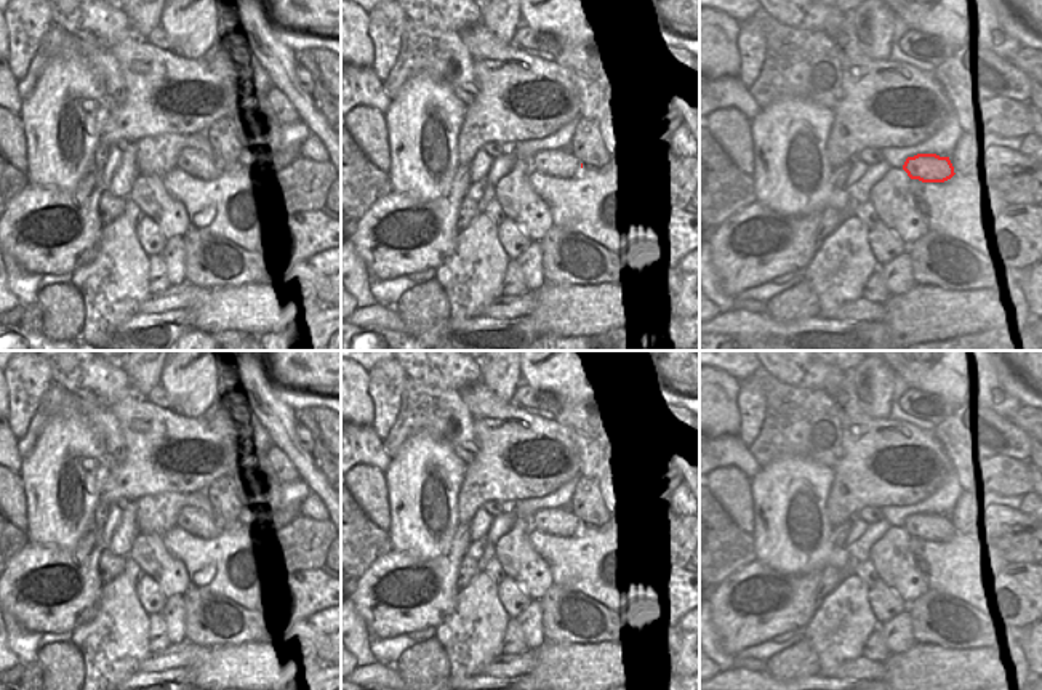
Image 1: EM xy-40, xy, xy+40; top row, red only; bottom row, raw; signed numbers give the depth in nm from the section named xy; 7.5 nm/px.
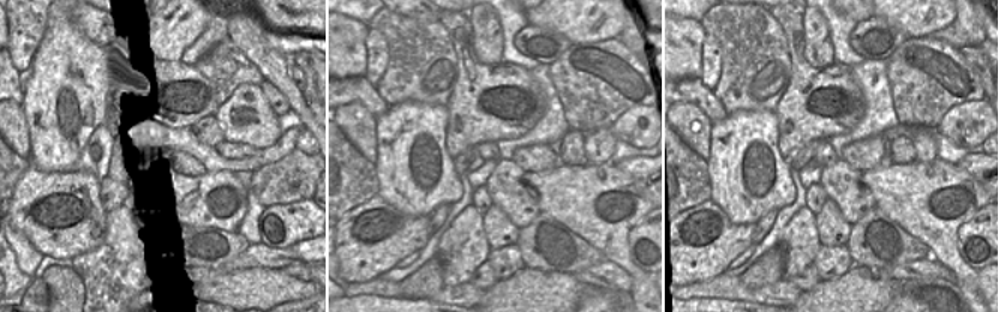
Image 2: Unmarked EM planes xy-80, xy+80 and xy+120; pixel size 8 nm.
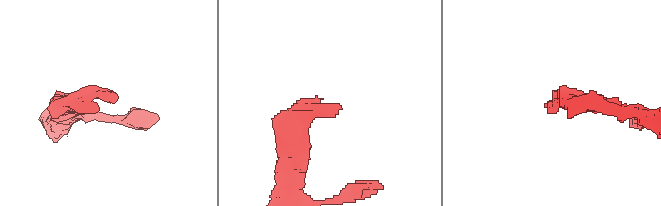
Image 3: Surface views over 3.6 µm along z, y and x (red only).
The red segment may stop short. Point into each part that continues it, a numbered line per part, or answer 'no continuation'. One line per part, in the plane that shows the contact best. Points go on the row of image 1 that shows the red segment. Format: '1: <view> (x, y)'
1: xy (561, 164)

